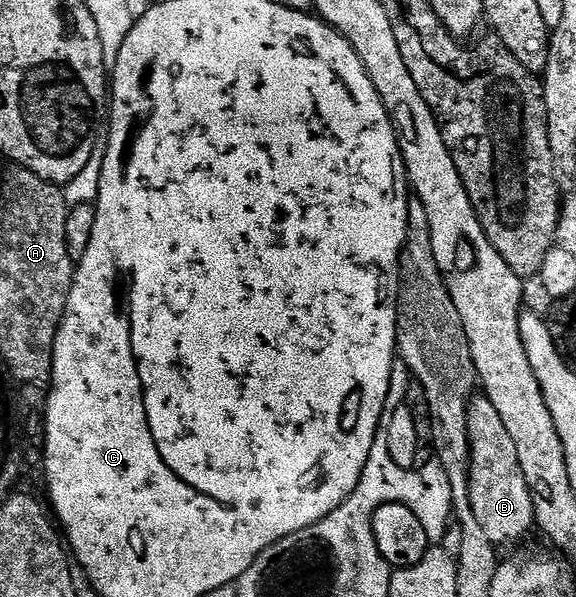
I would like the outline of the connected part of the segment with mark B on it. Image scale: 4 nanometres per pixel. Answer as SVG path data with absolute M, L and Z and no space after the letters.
M485 394L473 396L468 405L468 441L470 442L470 508L474 510L480 529L484 529L484 537L495 545L510 543L513 539L522 539L535 526L534 501L530 489L520 469L520 457L516 457L516 445L508 429L504 429L504 421L500 421L500 413Z

